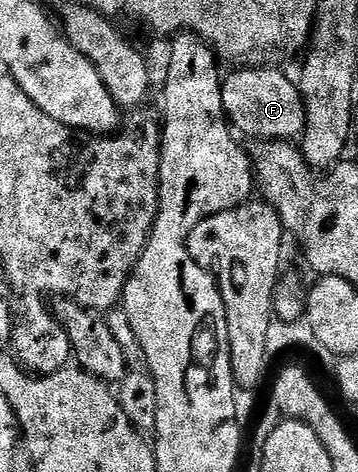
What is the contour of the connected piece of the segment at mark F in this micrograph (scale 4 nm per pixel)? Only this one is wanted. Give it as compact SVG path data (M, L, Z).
M250 66L231 71L231 75L222 80L222 107L234 130L244 138L253 137L255 141L296 140L303 134L306 125L304 101L298 84L277 67Z

